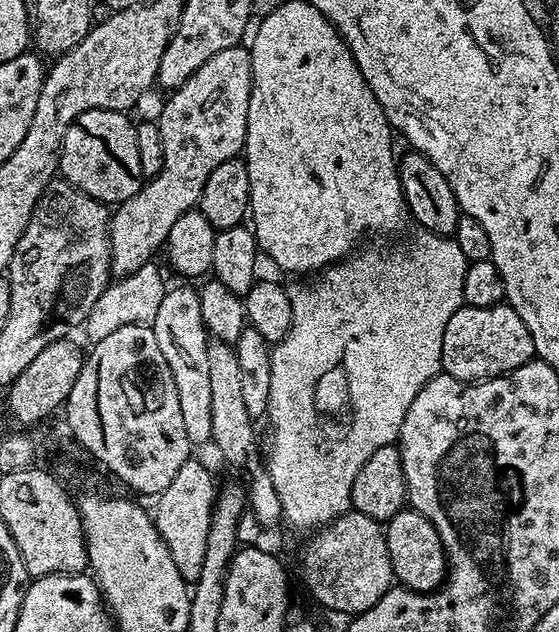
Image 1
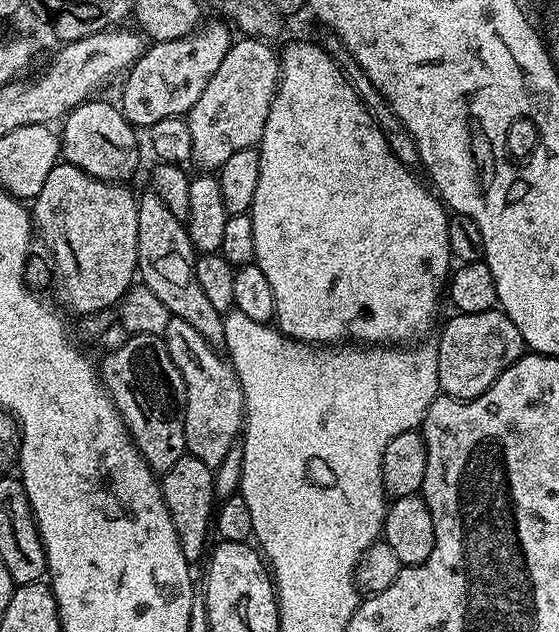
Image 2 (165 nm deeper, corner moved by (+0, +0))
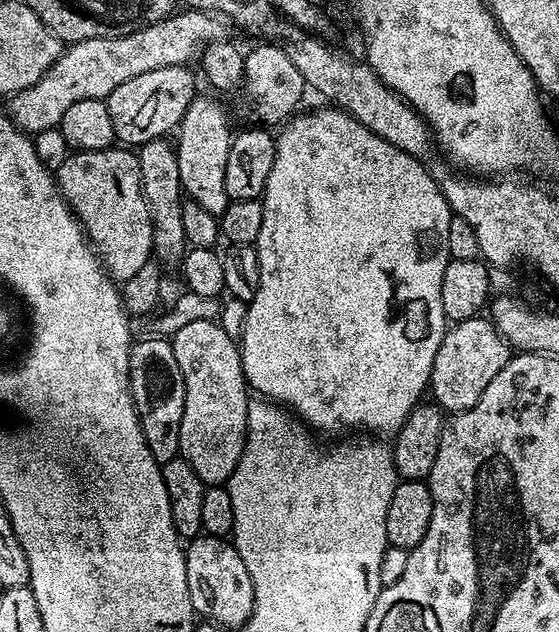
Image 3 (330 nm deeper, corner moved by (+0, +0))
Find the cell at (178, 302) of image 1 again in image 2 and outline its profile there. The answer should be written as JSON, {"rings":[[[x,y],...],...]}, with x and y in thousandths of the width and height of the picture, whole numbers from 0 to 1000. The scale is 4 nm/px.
{"rings":[[[308,503],[290,530],[297,554],[326,592],[333,617],[329,685],[333,710],[385,744],[424,701],[436,672],[436,625],[413,574],[331,506]]]}

